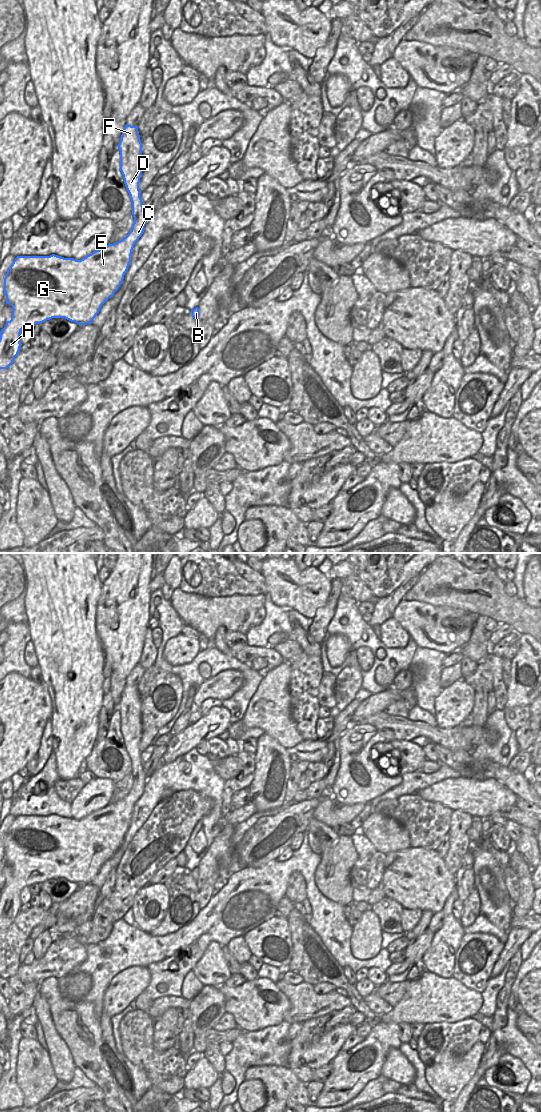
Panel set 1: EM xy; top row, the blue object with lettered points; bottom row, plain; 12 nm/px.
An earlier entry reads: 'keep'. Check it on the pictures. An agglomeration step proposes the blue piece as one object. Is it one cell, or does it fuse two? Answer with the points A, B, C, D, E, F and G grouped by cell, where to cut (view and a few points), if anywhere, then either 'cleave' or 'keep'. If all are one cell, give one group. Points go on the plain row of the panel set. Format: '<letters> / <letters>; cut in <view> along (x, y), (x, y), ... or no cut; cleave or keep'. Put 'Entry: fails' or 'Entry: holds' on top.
Entry: holds
A B C D E F G; no cut; keep

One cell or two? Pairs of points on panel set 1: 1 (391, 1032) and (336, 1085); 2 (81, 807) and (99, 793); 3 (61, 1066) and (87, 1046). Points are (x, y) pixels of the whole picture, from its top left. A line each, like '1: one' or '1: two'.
1: one
2: one
3: two

